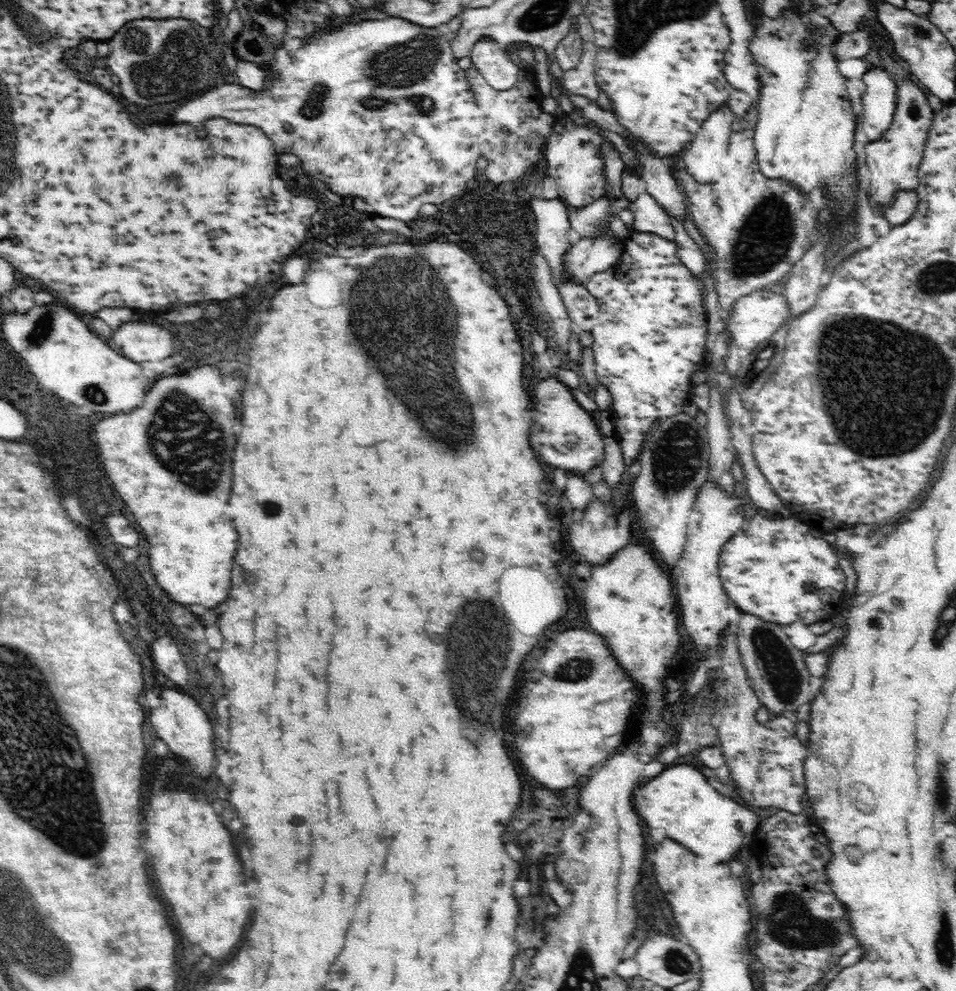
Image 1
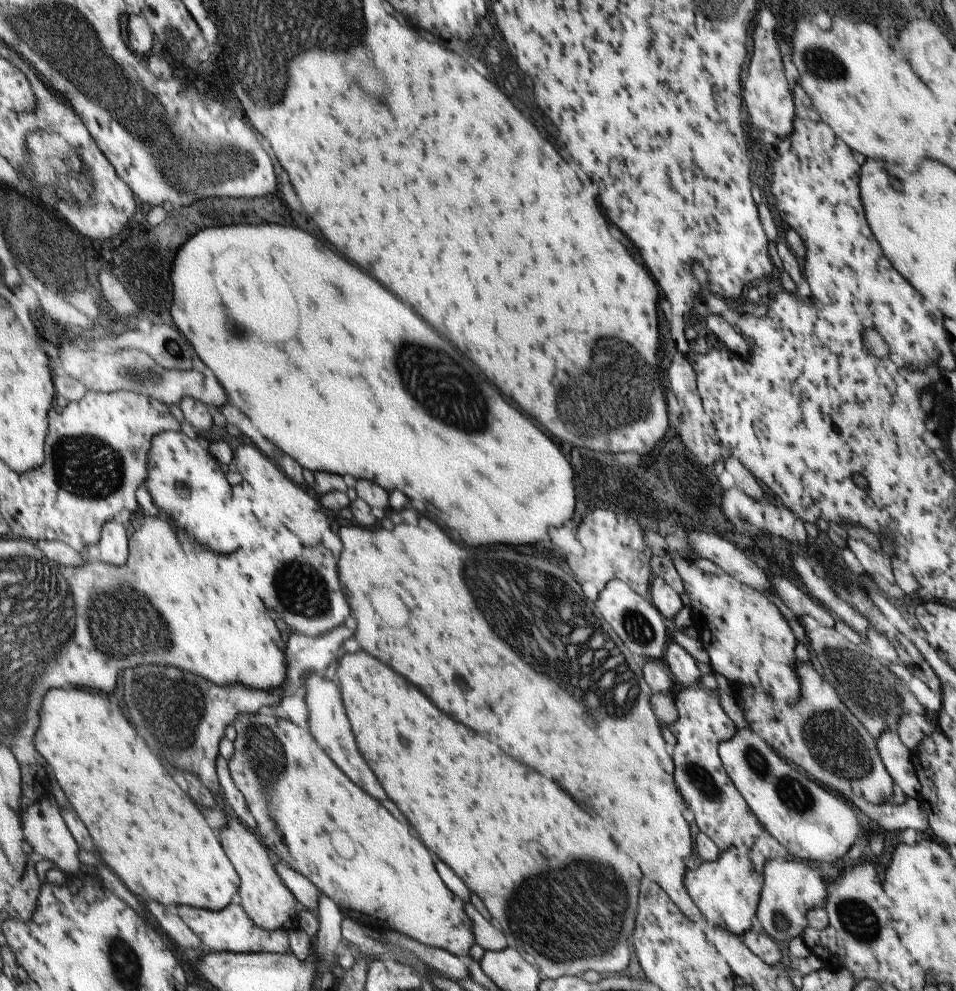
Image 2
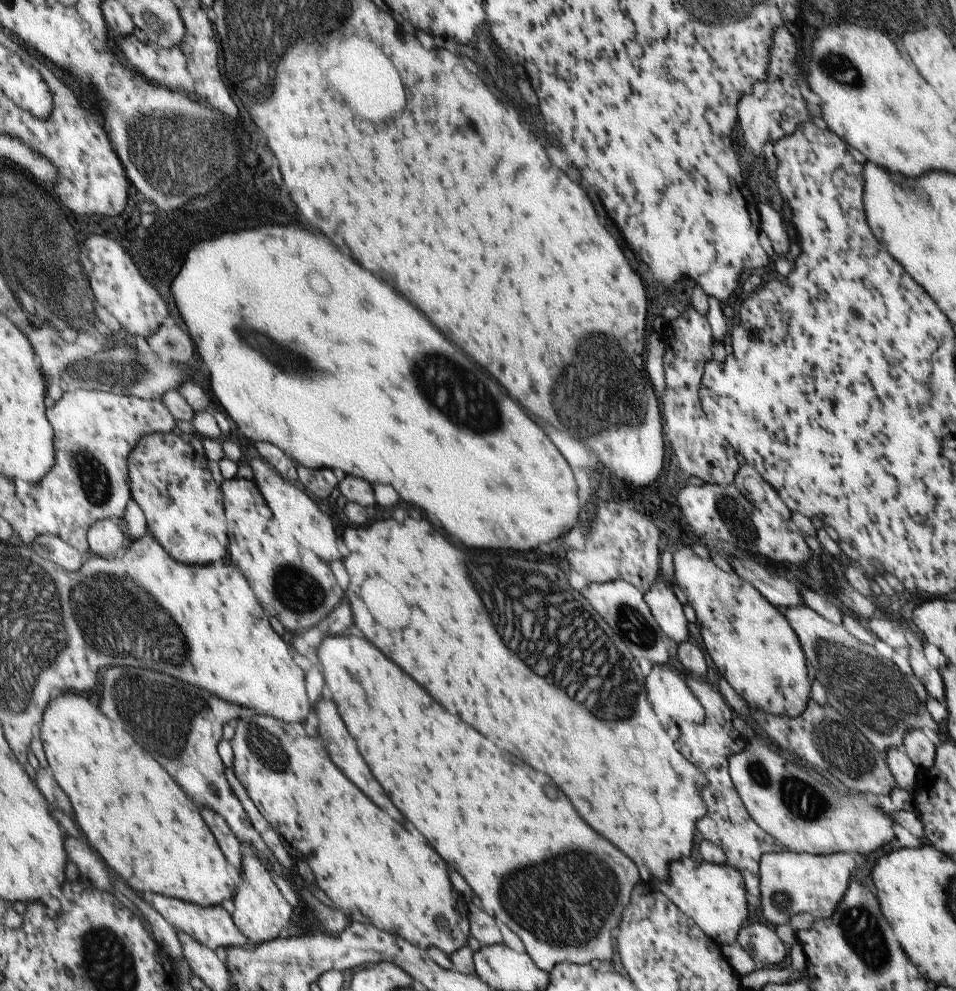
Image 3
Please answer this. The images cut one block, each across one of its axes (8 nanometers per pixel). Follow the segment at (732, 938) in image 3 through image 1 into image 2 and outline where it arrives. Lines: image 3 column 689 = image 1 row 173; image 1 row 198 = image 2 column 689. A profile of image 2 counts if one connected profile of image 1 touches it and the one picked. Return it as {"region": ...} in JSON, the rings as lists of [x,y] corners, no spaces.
{"region":[[[729,848],[720,852],[714,861],[703,861],[696,870],[685,874],[685,886],[692,901],[709,924],[725,929],[734,935],[747,933],[757,906],[759,890],[763,888],[763,875],[752,866],[752,861],[741,850]]]}

